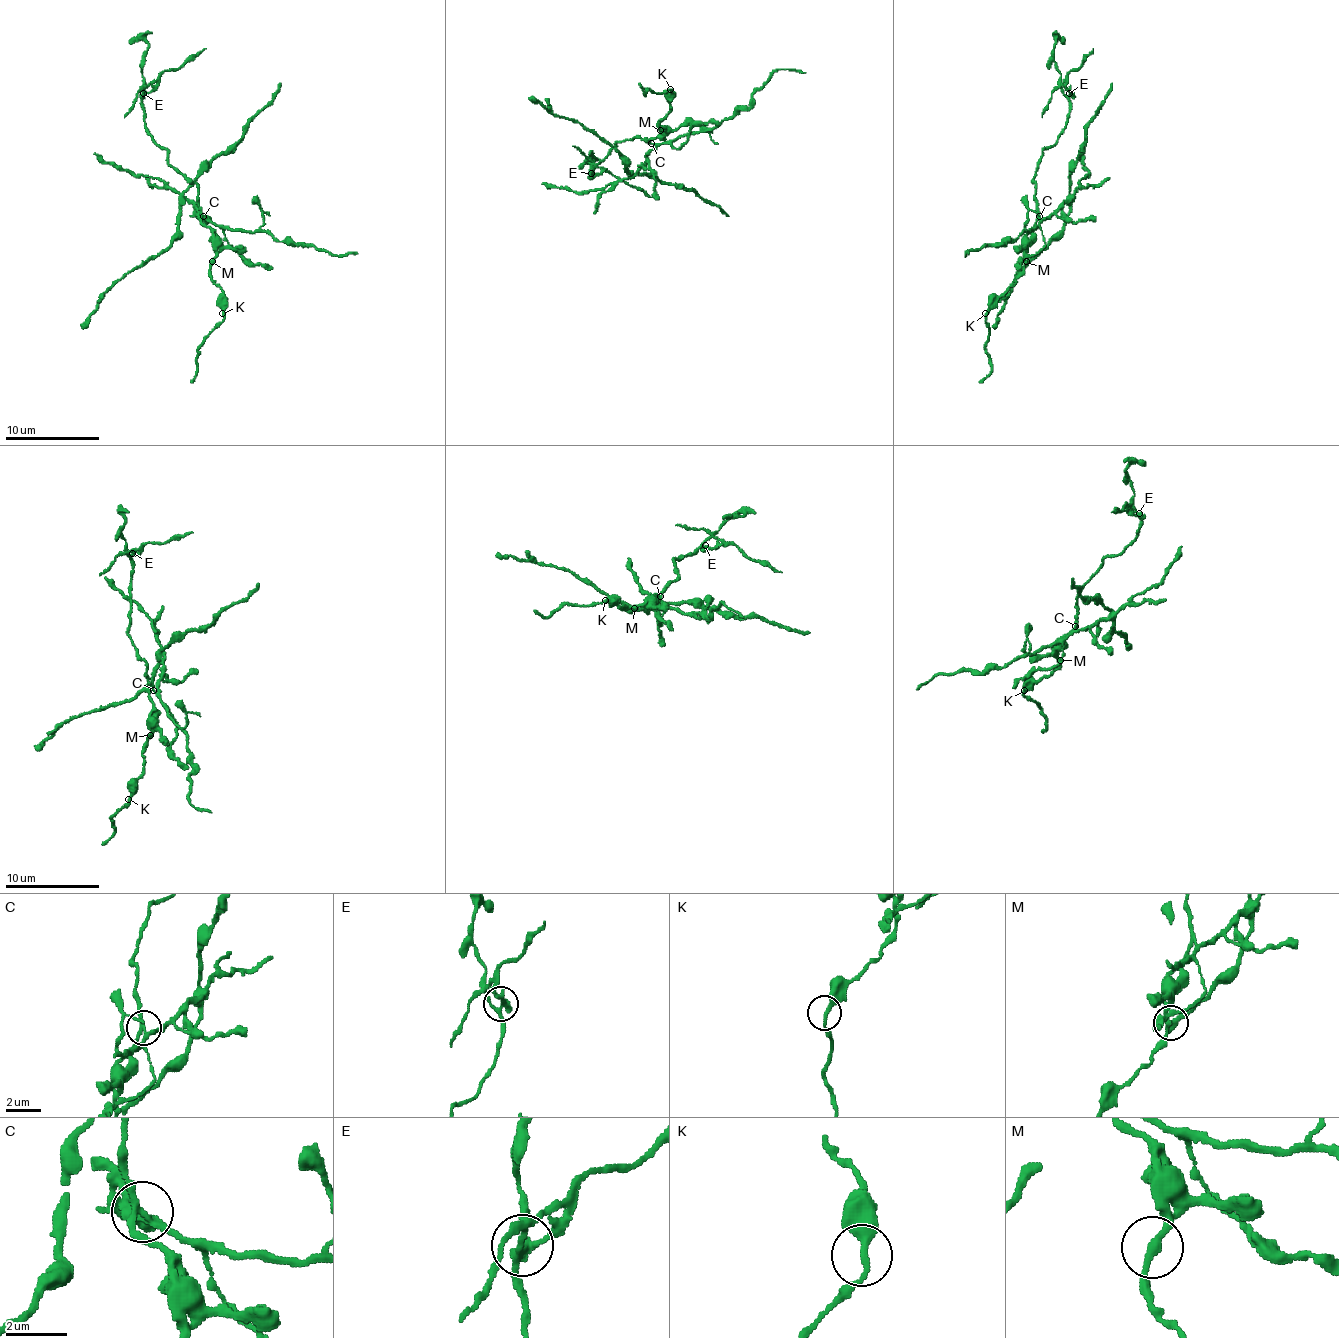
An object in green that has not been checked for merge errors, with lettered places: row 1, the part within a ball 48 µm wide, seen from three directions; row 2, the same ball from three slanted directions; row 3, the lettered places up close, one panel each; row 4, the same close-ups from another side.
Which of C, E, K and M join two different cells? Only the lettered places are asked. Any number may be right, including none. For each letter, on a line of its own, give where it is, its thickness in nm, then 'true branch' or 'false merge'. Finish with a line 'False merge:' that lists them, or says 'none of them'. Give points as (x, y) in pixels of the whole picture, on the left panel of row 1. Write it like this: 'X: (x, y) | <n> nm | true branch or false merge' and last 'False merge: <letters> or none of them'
C: (203, 216) | 220 nm | false merge
E: (143, 93) | 220 nm | false merge
K: (222, 313) | 240 nm | true branch
M: (212, 261) | 240 nm | true branch
False merge: C, E

